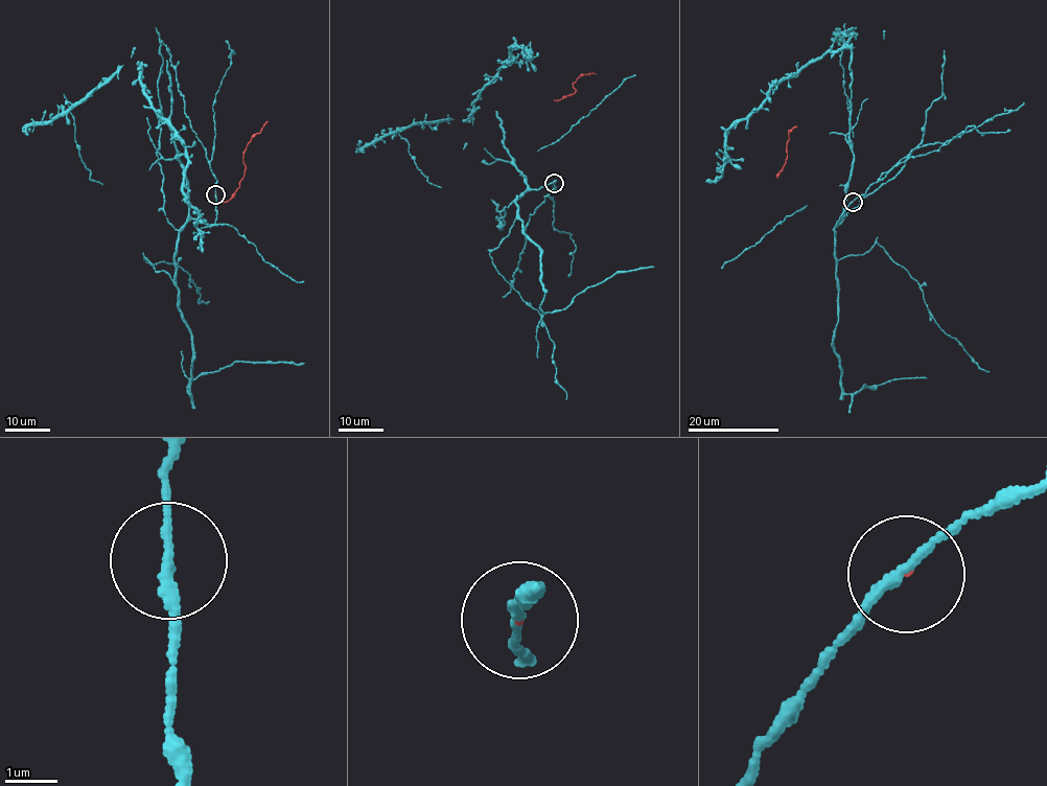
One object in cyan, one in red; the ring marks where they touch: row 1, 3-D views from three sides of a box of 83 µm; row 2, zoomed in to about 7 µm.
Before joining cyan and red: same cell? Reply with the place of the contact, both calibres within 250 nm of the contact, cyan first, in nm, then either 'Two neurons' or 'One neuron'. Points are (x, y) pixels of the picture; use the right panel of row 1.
Place: (853, 202). Thickness 180 nm (cyan) against 30 nm. One neuron

